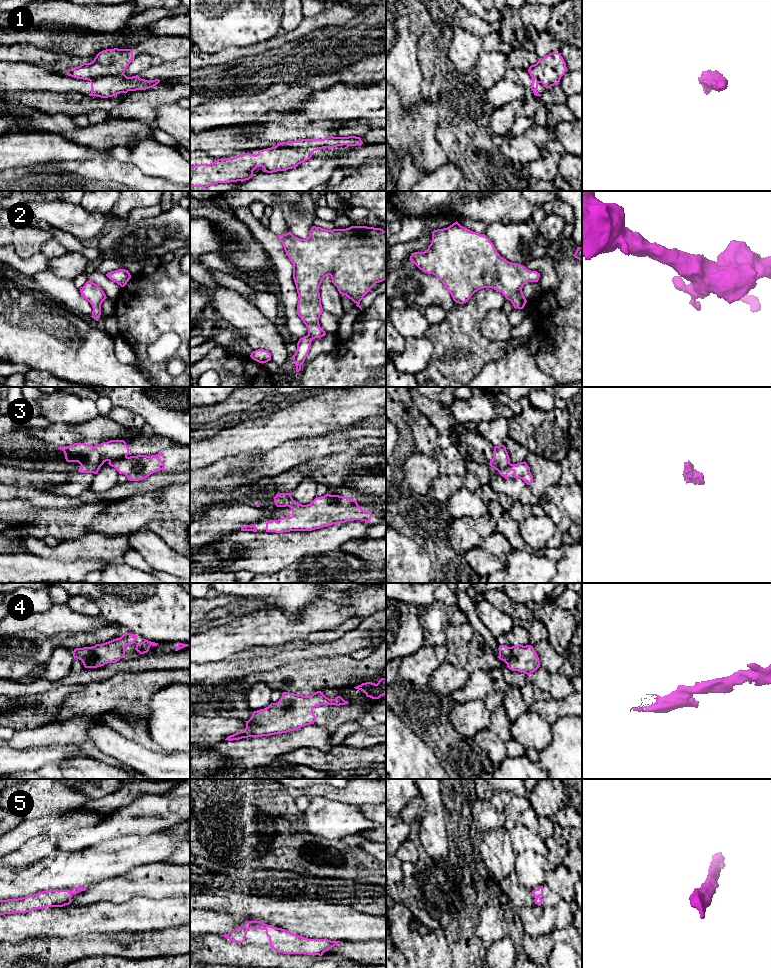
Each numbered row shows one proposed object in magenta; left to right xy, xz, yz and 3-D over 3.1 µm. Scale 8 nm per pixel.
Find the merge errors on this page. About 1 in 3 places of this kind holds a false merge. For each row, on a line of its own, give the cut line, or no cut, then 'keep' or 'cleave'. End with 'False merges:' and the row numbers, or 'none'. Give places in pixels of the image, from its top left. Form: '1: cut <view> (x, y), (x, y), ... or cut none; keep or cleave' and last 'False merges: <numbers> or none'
1: cut xy (123, 73), (98, 76), (89, 80); cleave
2: cut none; keep
3: cut xy (126, 456), (120, 459), (108, 460); cleave
4: cut none; keep
5: cut none; keep
False merges: 1, 3

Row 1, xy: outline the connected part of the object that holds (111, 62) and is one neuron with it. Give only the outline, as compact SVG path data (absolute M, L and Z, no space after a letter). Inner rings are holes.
M106 49L99 52L92 62L69 69L67 75L83 80L122 75L133 60L133 56L131 49Z

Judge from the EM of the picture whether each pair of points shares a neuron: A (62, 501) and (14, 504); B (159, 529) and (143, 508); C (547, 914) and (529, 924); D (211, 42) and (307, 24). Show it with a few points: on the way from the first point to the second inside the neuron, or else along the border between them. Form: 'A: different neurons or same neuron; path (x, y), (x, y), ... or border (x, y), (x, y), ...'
A: different neurons; border (10, 499), (28, 499), (38, 509)
B: different neurons; border (176, 518), (149, 521), (144, 526)
C: same neuron; path (543, 917), (533, 923)
D: different neurons; border (275, 35), (253, 44)

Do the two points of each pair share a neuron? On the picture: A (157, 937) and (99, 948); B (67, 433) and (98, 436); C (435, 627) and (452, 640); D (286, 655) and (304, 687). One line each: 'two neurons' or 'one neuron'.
A: one neuron
B: one neuron
C: two neurons
D: two neurons

